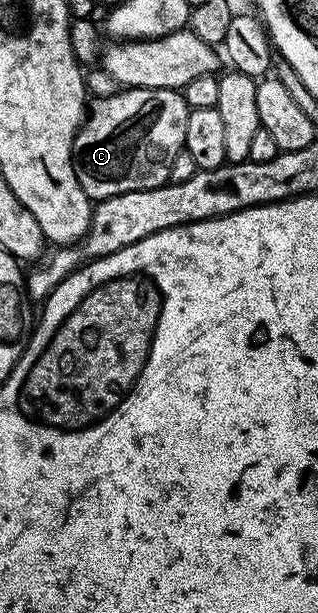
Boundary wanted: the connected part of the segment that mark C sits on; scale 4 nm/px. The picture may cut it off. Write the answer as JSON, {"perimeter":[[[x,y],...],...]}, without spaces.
{"perimeter":[[[128,87],[118,89],[115,95],[106,95],[95,103],[93,100],[70,147],[70,163],[84,193],[91,201],[97,201],[120,193],[165,185],[170,178],[172,161],[176,161],[186,146],[189,116],[185,97],[181,90],[173,87]]]}

